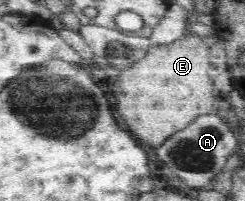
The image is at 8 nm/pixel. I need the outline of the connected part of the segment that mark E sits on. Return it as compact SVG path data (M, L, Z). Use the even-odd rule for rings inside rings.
M186 34L182 39L175 40L170 44L153 45L144 58L132 65L132 68L118 73L118 78L109 88L118 102L118 114L124 118L128 130L136 136L138 142L146 142L150 146L164 144L166 138L176 134L178 130L184 130L197 116L215 113L216 106L212 104L212 91L214 81L208 75L210 60L208 59L209 48L204 45L202 38Z

